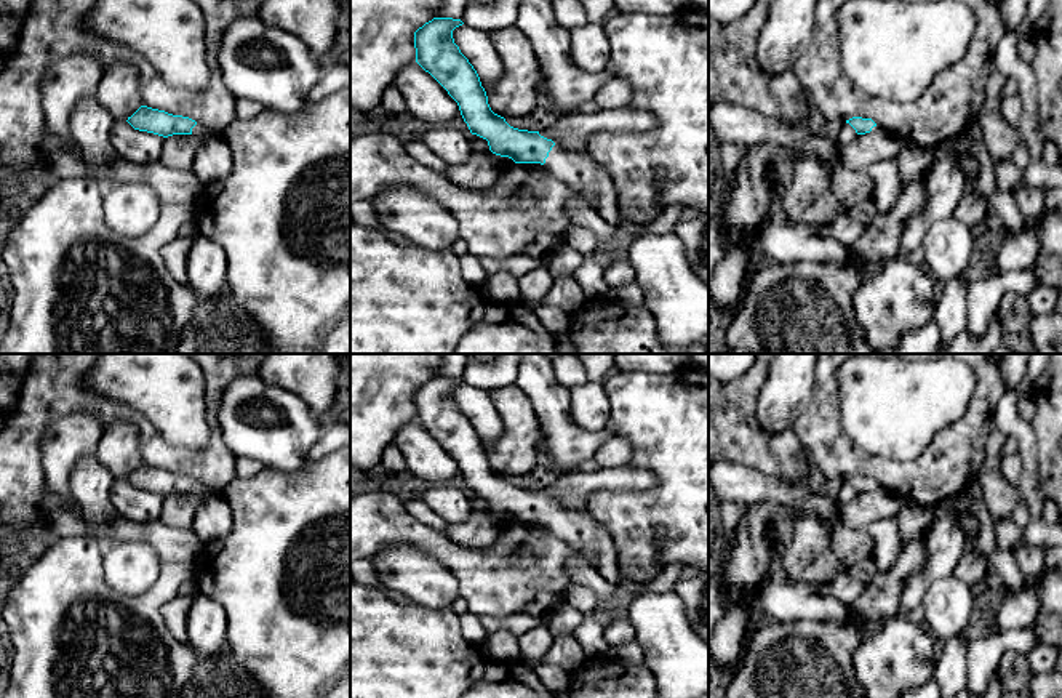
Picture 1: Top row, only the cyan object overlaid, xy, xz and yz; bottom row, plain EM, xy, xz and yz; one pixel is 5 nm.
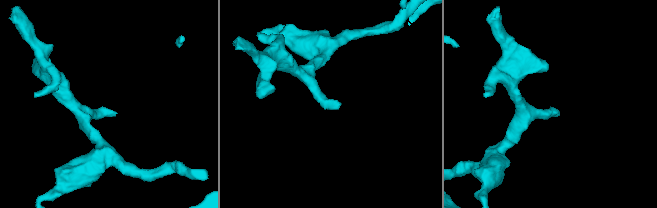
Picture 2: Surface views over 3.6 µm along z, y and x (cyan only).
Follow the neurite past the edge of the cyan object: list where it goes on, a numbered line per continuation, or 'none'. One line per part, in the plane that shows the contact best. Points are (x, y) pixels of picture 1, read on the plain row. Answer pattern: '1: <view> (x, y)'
1: xz (584, 532)

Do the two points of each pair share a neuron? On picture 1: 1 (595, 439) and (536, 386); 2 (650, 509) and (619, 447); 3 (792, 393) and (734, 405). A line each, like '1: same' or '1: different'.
1: same
2: different
3: different

